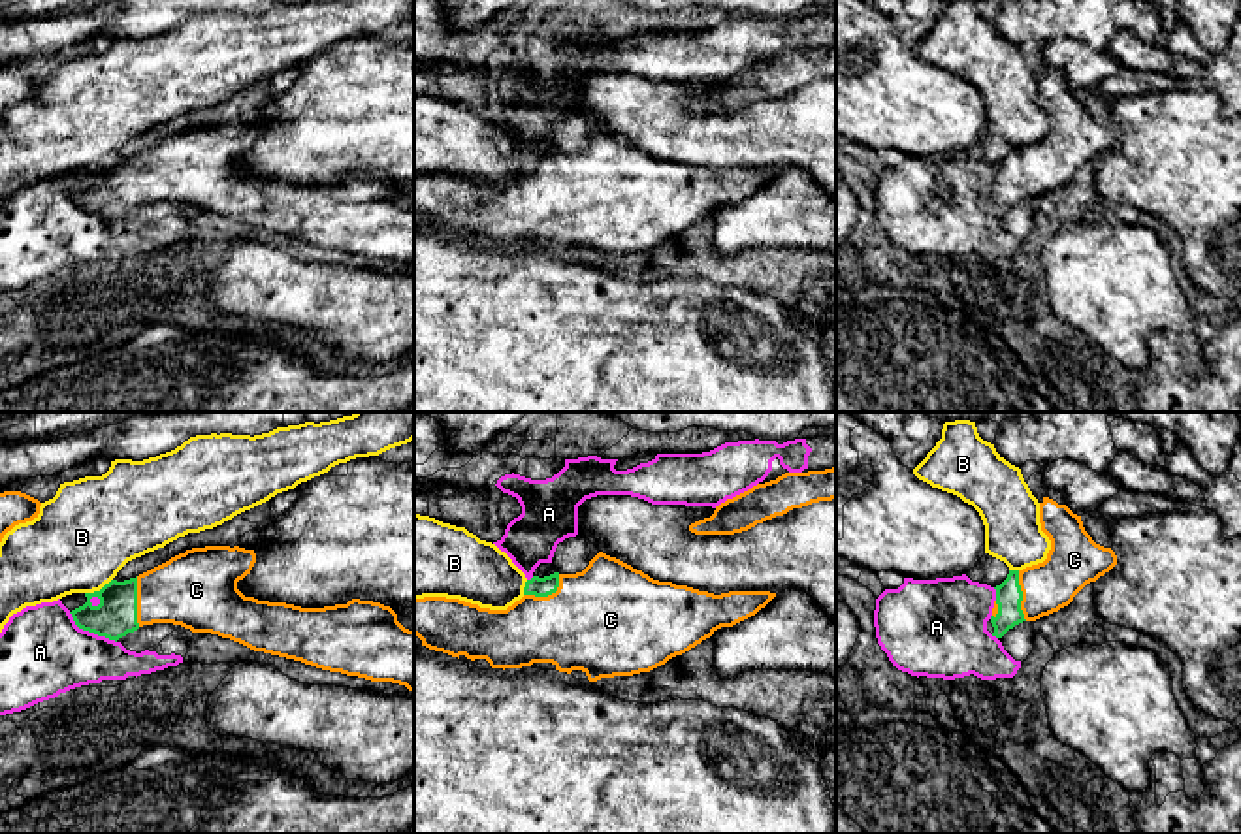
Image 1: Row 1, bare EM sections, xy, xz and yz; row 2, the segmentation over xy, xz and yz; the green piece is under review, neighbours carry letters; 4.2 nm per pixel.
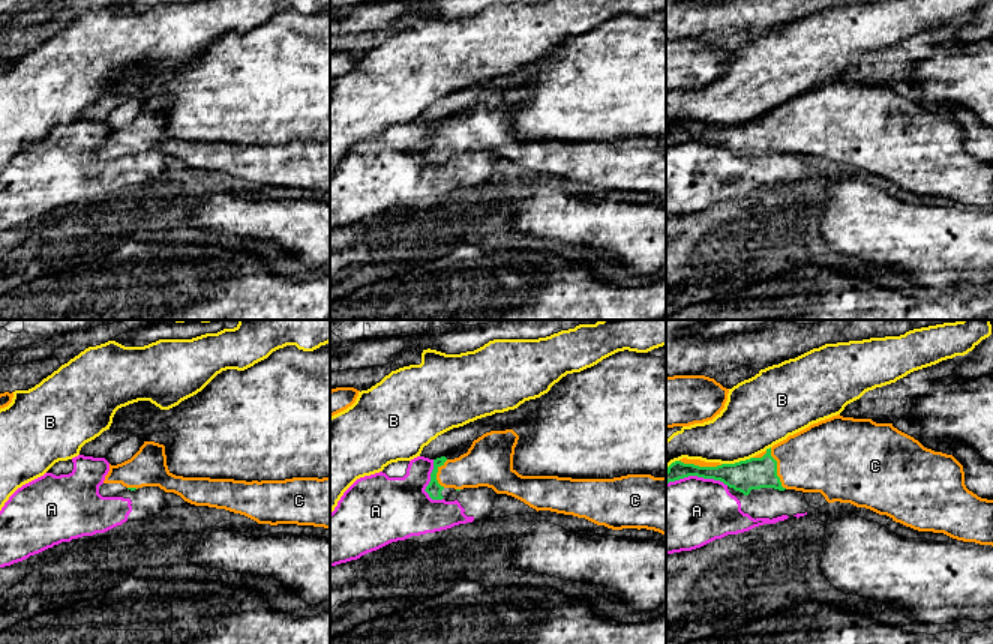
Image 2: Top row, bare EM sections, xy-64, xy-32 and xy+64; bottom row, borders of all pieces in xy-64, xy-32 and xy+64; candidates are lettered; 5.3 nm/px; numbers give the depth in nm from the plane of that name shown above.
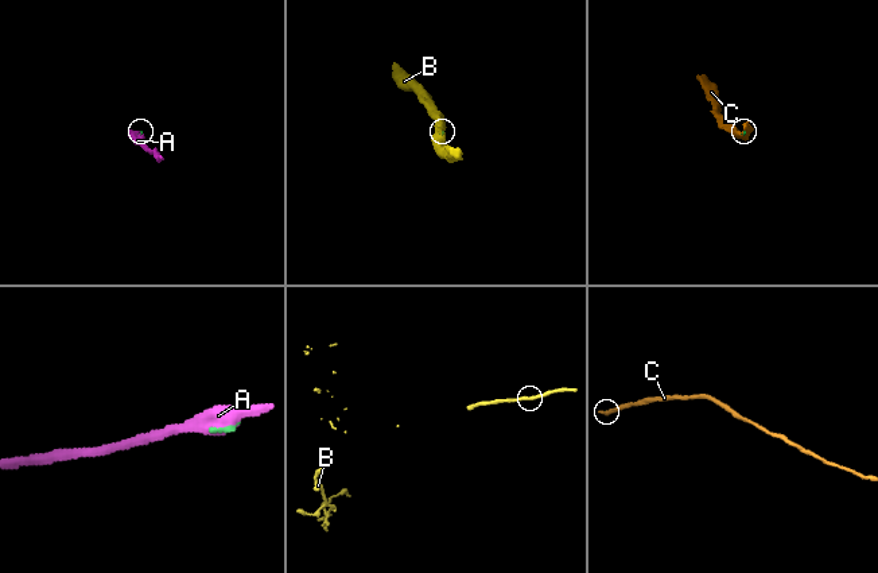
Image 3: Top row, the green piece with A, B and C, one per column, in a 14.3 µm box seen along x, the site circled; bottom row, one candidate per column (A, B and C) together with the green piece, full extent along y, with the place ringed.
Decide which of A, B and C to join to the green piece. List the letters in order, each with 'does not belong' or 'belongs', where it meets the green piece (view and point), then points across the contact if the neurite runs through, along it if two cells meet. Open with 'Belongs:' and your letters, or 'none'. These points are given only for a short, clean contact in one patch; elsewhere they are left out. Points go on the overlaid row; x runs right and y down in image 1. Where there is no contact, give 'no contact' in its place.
Belongs: C
A: does not belong | xy (91, 631)
B: does not belong | xy (100, 590)
C: belongs | xy (136, 601)

